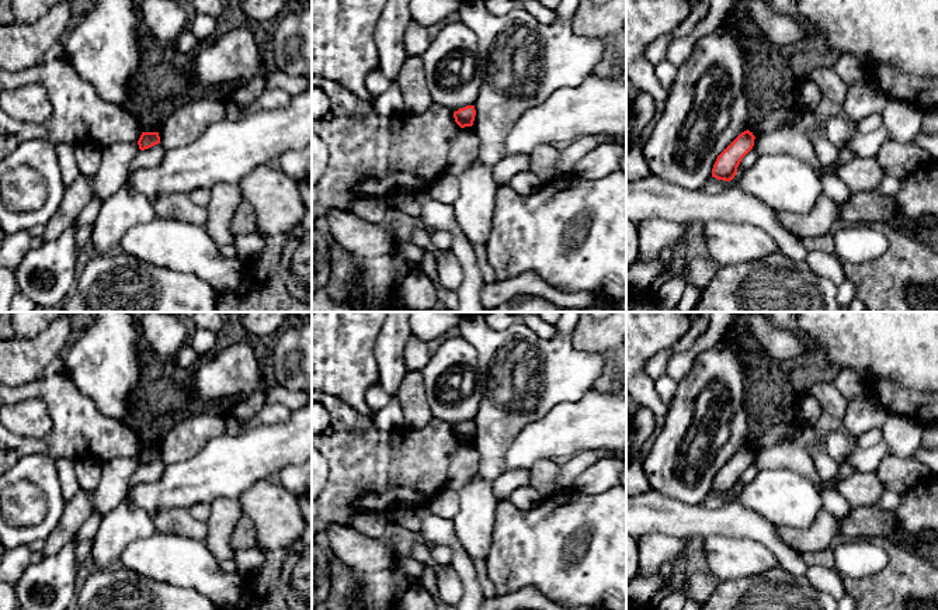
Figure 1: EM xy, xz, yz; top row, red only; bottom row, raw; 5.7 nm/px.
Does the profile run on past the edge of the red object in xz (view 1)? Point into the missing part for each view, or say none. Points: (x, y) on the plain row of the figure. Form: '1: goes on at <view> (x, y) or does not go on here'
1: does not go on here

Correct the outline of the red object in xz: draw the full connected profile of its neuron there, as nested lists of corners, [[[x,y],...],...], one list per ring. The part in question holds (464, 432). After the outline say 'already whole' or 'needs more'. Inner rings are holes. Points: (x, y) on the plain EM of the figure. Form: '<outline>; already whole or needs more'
[[[466,420],[454,427],[455,437],[461,441],[472,441],[475,436],[476,424],[475,420]]]; already whole

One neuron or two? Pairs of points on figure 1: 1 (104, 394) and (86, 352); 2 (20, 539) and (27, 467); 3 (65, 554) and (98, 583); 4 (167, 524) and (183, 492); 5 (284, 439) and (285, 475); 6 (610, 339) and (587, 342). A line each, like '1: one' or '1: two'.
1: one
2: one
3: two
4: two
5: two
6: one

